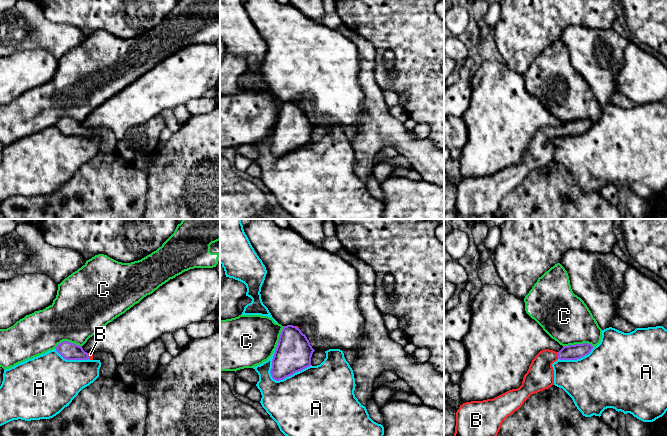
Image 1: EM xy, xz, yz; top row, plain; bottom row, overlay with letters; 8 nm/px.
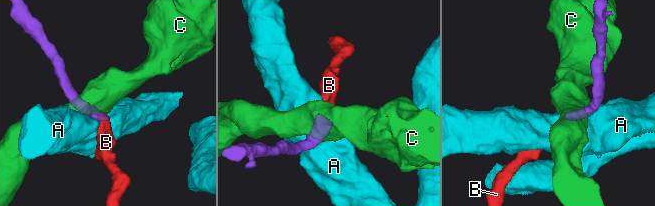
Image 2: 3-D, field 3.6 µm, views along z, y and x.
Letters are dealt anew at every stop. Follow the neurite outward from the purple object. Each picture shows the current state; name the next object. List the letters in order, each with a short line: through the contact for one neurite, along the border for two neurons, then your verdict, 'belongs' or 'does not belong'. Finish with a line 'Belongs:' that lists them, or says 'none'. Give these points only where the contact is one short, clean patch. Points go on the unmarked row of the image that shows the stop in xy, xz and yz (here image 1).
A: does not belong
B: line yz (572, 128), (558, 131), (540, 146), (540, 152); belongs
C: does not belong
Belongs: B

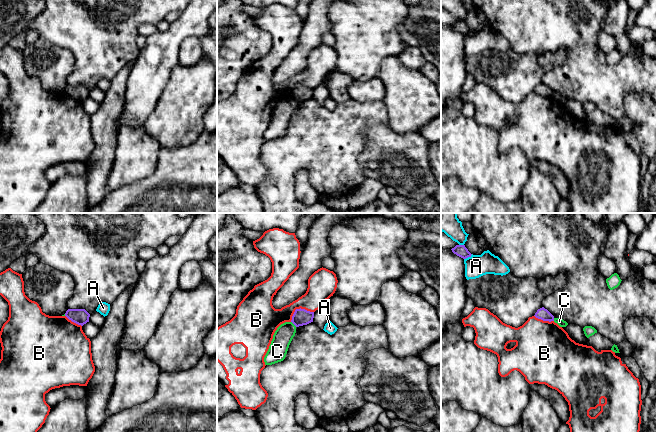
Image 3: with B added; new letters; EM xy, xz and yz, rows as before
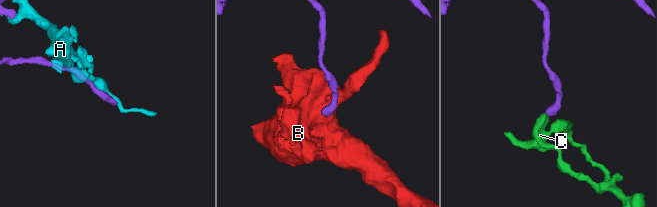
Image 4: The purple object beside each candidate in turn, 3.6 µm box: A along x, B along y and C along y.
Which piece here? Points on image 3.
A: does not belong
B: does not belong
C: line xz (291, 97), (296, 102); does not belong
Belongs: none

